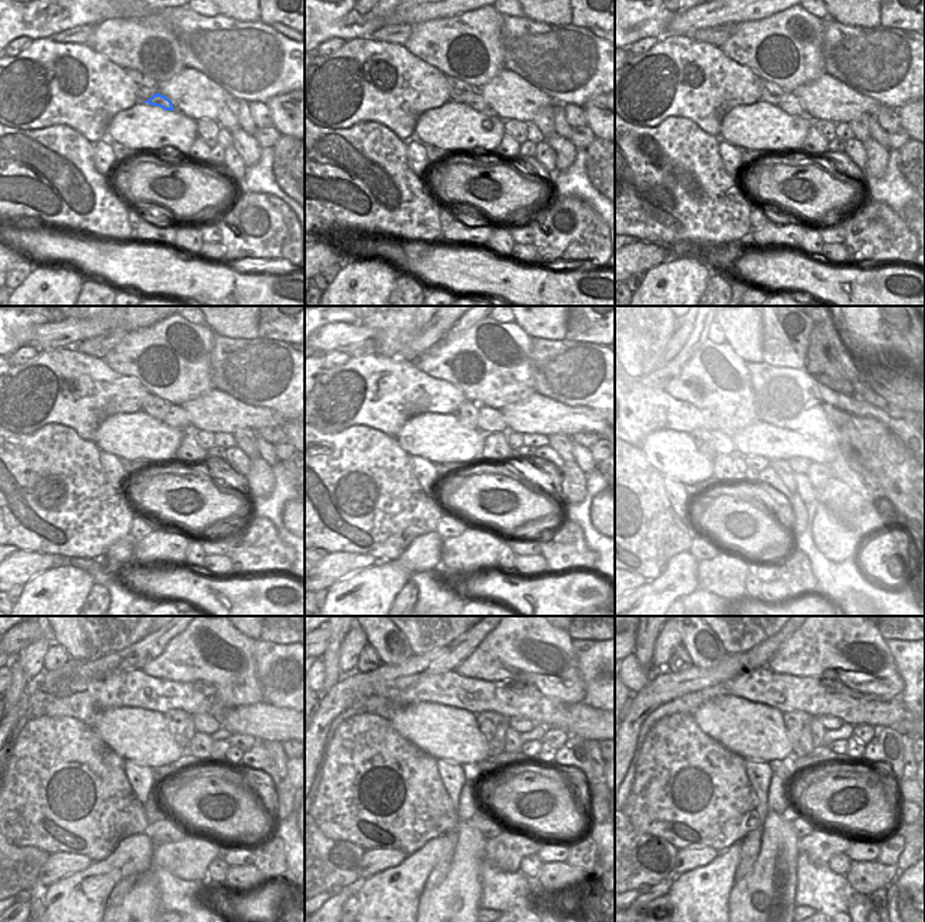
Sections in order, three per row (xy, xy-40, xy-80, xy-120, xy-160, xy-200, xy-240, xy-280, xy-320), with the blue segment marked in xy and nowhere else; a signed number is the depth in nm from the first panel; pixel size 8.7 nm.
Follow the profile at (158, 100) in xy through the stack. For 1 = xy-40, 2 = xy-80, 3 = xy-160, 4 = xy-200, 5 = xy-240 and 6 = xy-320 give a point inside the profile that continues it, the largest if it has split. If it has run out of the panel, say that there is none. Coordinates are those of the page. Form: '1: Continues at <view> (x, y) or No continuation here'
1: Continues at xy-40 (475, 101)
2: Continues at xy-80 (789, 104)
3: Continues at xy-160 (489, 420)
4: Continues at xy-200 (817, 417)
5: Continues at xy-240 (204, 723)
6: Continues at xy-320 (830, 723)

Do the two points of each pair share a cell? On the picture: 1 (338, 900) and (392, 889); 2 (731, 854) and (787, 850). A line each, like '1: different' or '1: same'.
1: different
2: different

